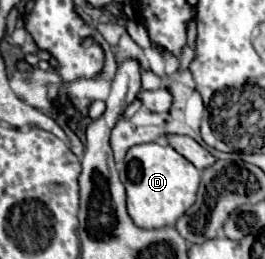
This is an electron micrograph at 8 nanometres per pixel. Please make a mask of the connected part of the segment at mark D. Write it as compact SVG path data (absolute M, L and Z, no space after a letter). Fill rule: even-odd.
M143 143L131 147L119 167L119 175L127 189L127 211L131 219L143 229L173 225L195 203L199 171L169 145Z

